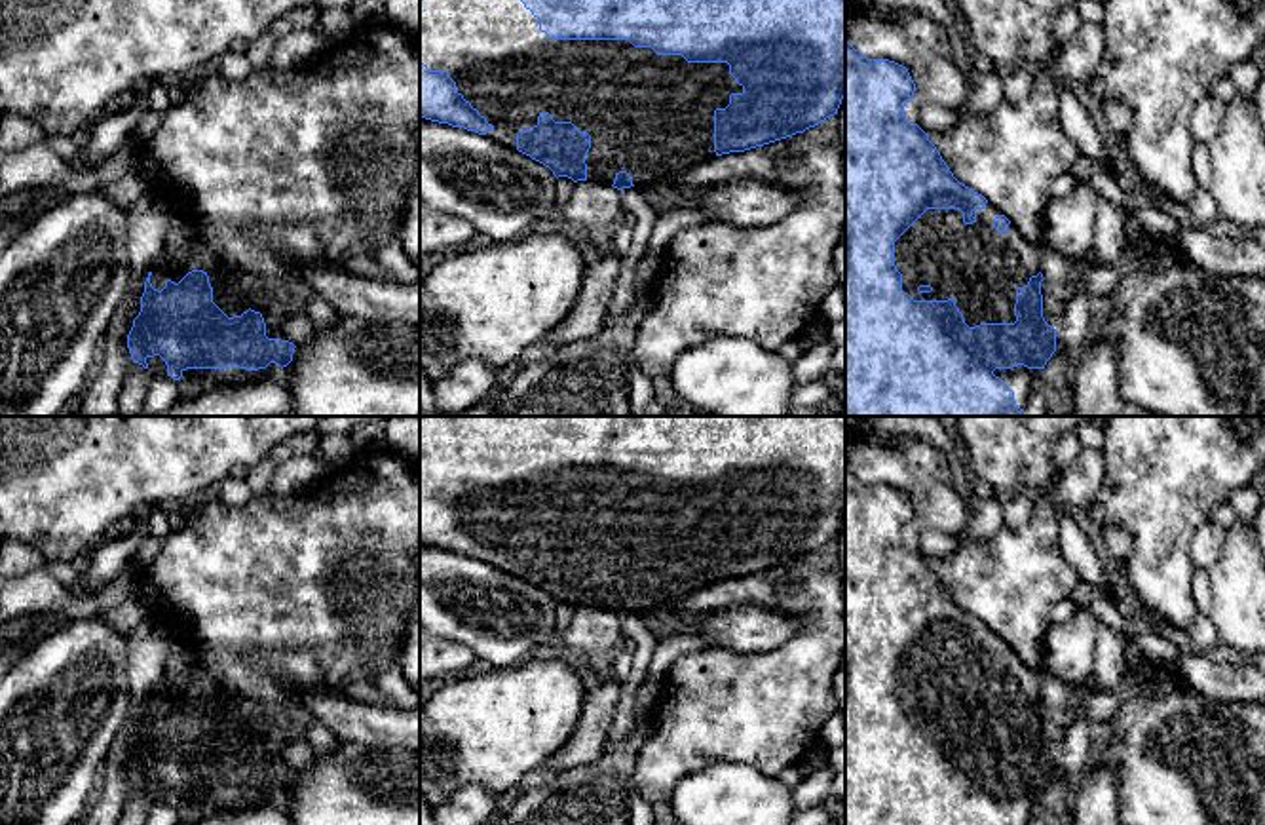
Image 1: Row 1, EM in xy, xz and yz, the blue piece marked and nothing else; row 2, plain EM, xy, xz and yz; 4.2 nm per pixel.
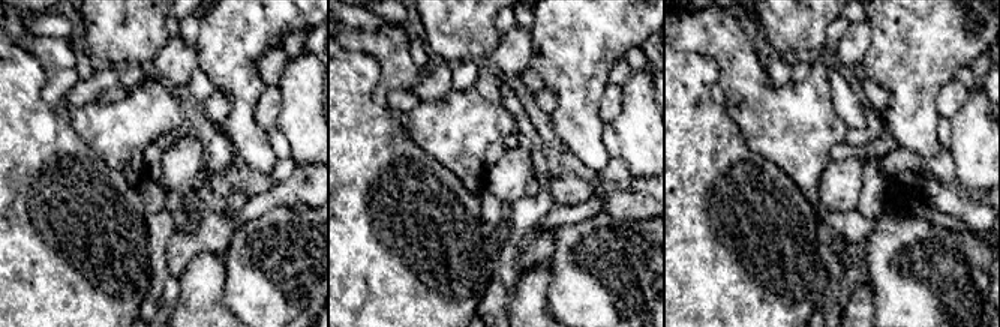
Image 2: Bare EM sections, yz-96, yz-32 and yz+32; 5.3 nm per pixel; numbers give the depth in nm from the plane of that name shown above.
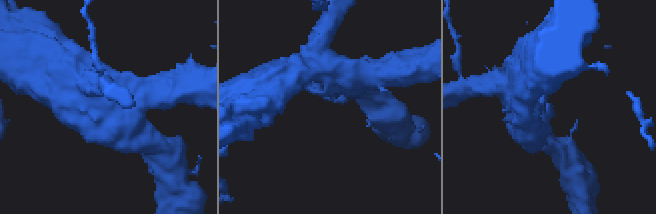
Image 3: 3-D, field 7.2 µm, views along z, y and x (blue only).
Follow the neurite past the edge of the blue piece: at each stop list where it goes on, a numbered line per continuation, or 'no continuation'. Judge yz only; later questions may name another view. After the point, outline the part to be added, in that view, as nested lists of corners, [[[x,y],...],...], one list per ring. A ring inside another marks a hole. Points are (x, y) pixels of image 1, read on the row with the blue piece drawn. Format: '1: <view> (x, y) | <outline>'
1: yz (979, 267) | [[[990,201],[984,209],[972,211],[972,217],[976,221],[965,224],[959,209],[927,209],[895,241],[895,266],[902,274],[902,291],[914,300],[953,298],[969,327],[980,323],[1014,323],[1016,289],[1028,285],[1029,278],[1041,272],[1041,247],[1028,243],[1014,224],[1009,224],[1007,232],[997,232],[993,219],[1001,217],[1001,211]]]

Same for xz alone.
1: xz (648, 115) | [[[422,0],[420,63],[446,70],[456,91],[494,125],[486,137],[503,146],[517,150],[517,133],[538,125],[541,112],[587,131],[587,179],[604,186],[612,186],[619,171],[627,171],[638,188],[651,186],[714,158],[714,110],[726,108],[731,93],[743,93],[727,63],[688,63],[682,55],[657,55],[629,40],[549,40],[520,0]]]

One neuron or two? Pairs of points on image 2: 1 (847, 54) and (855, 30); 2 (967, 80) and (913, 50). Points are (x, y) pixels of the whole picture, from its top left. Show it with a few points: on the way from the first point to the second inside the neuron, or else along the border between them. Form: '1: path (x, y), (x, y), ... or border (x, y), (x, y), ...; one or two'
1: path (852, 48), (855, 36); one
2: border (969, 65), (963, 66), (952, 78); two

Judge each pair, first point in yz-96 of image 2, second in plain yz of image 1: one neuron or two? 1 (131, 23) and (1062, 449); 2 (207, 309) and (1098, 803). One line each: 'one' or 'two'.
1: two
2: one

